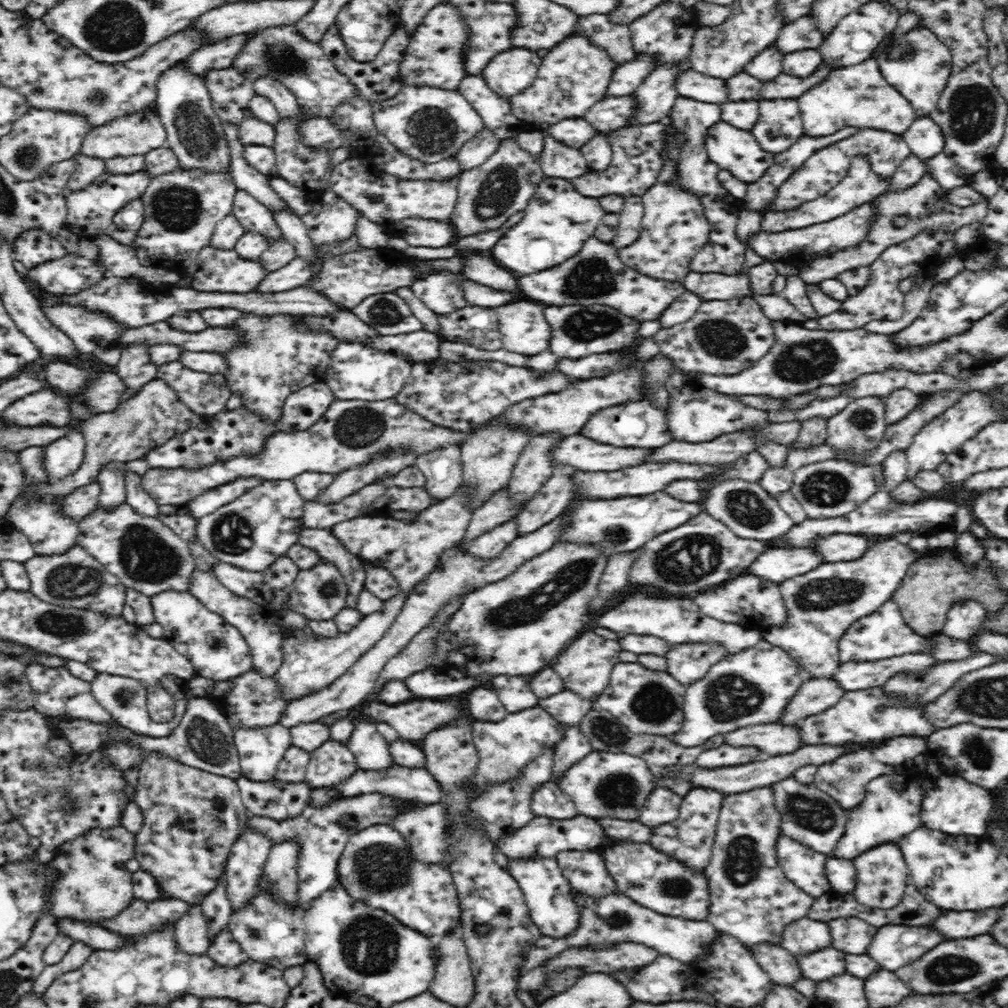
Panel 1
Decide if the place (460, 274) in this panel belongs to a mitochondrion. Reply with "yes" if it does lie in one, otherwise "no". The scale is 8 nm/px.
no

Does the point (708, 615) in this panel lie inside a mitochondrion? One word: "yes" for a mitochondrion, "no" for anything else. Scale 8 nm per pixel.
no

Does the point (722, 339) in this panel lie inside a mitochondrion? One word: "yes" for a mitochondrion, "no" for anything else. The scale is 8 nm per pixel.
yes

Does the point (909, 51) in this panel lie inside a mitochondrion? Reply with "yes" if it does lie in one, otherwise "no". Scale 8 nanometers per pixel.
yes

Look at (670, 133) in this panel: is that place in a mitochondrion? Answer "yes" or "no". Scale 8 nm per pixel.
no

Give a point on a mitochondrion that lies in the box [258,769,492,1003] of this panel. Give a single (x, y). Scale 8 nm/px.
(369, 944)

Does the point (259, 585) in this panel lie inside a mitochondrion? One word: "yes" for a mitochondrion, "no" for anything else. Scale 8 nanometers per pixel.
no

